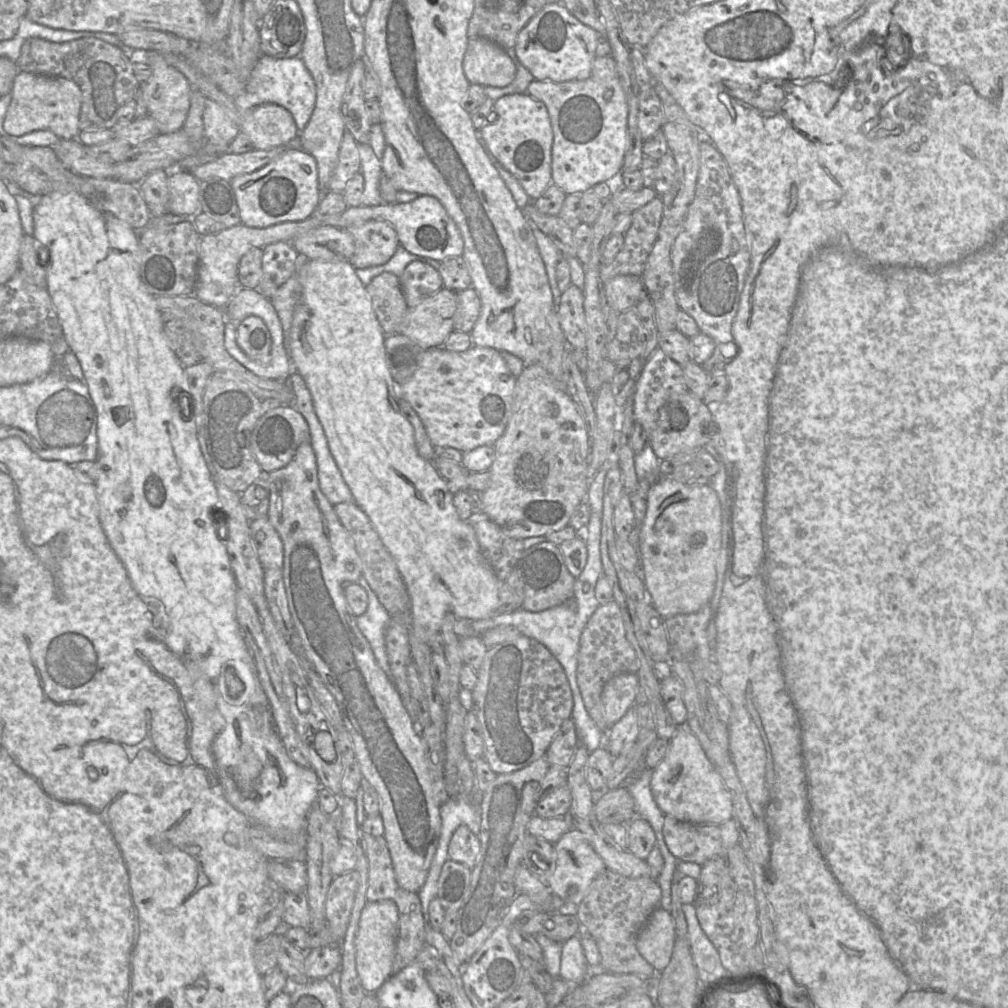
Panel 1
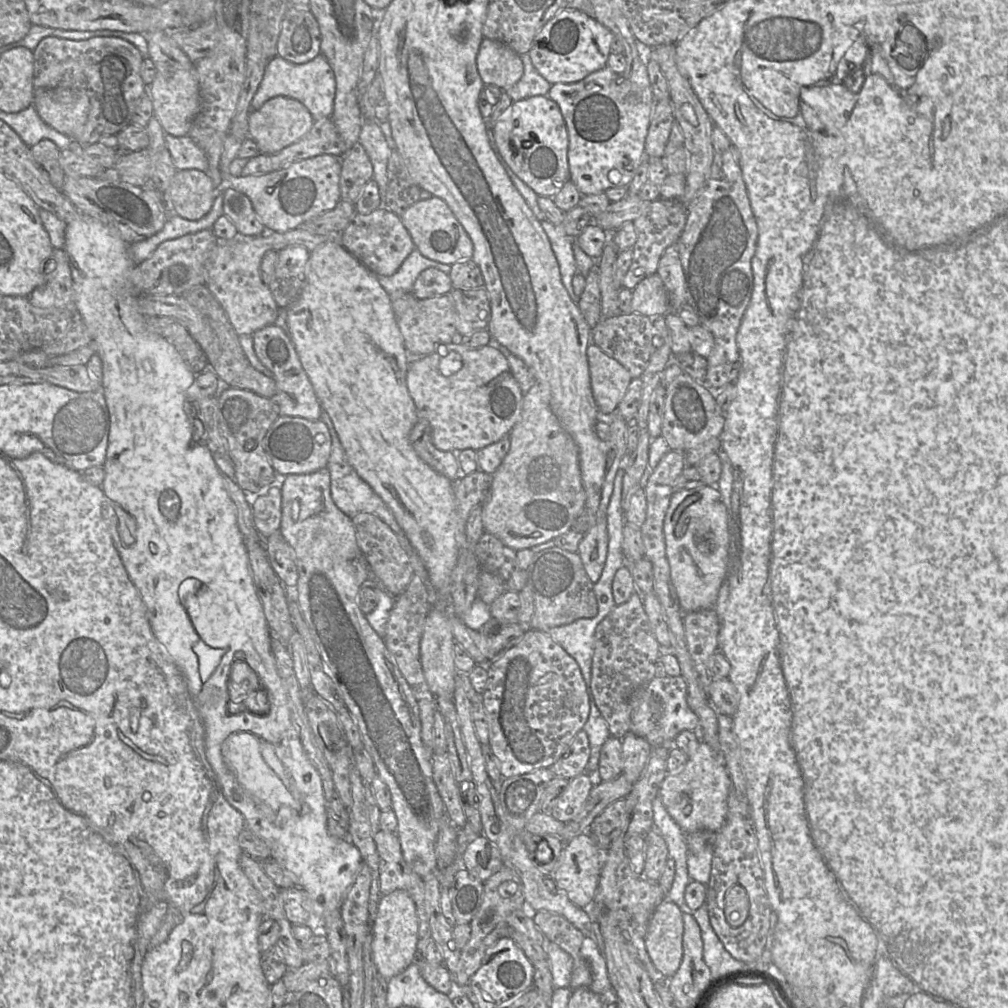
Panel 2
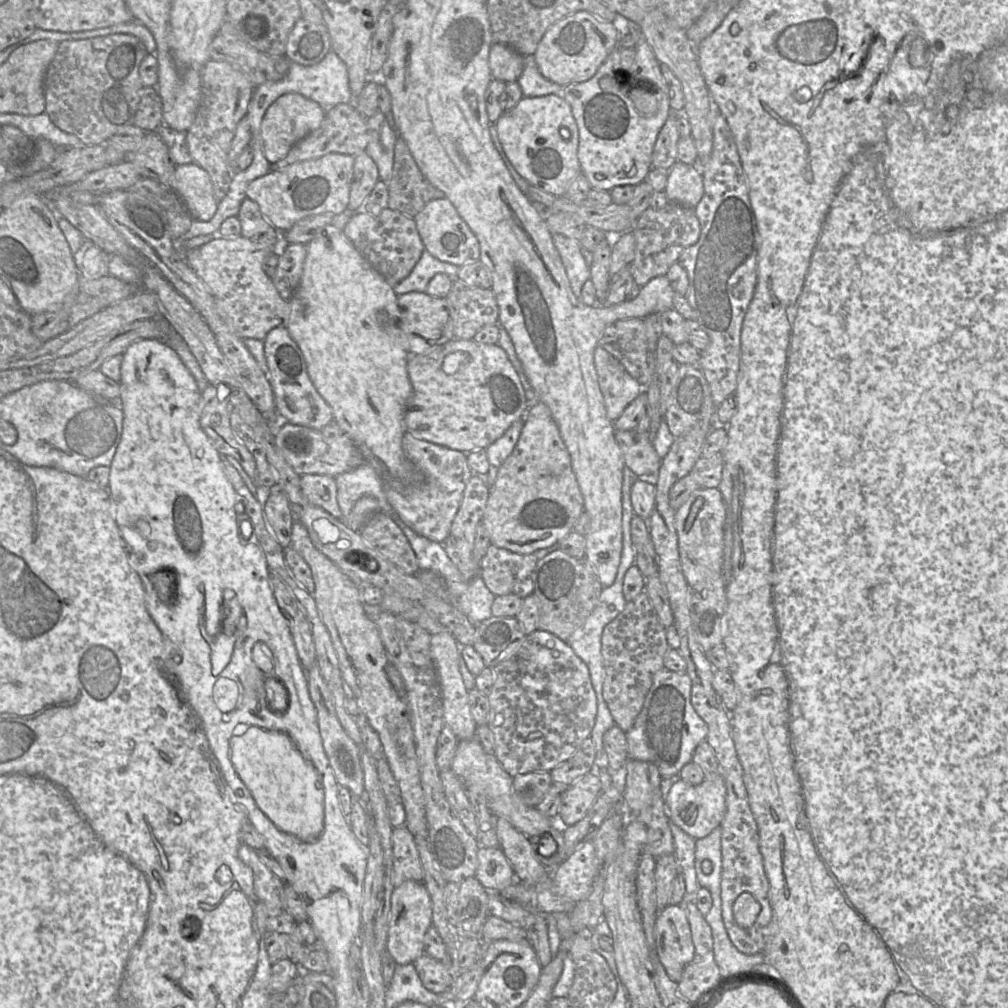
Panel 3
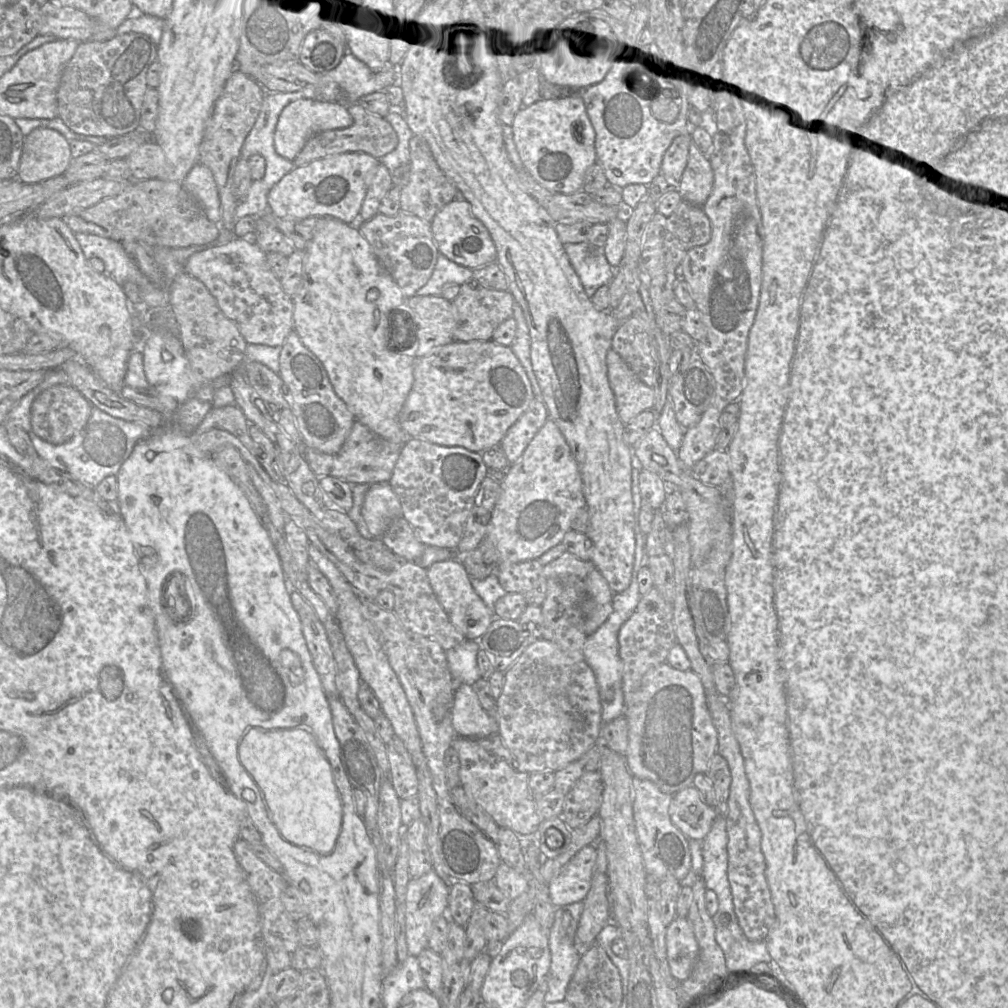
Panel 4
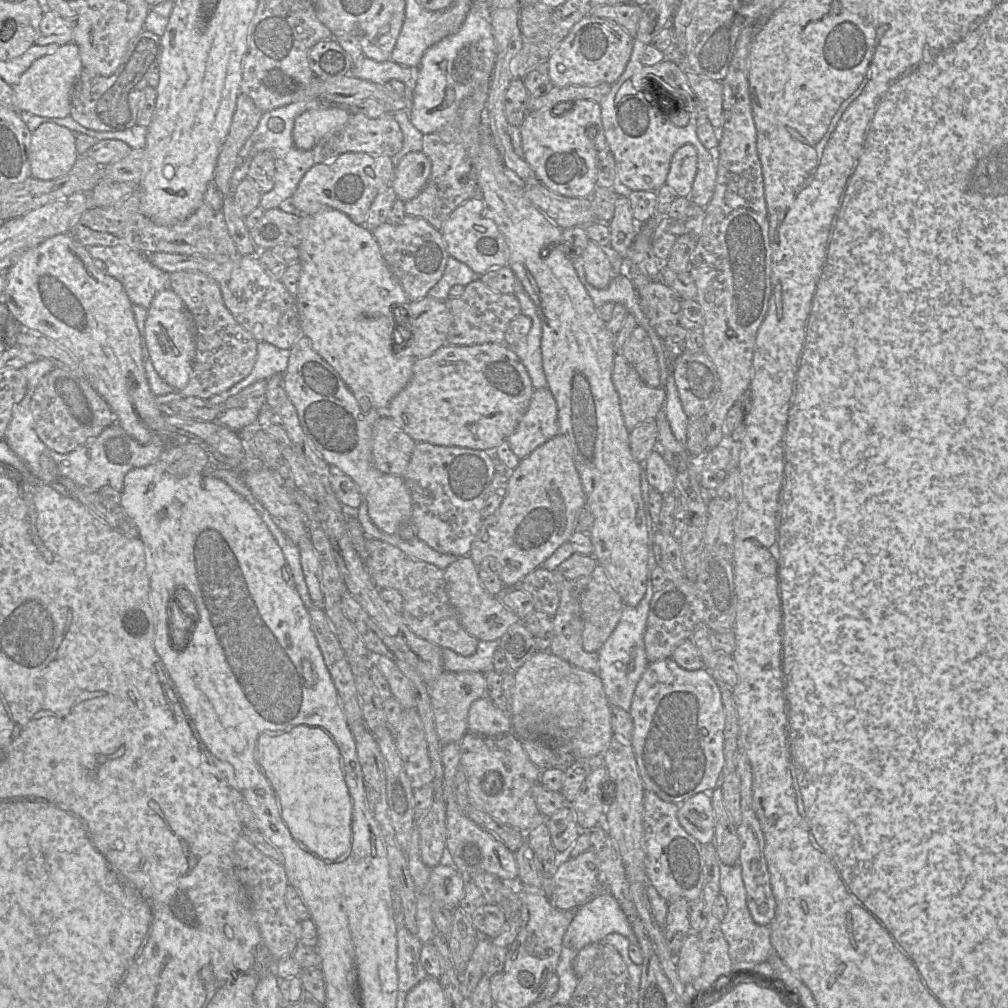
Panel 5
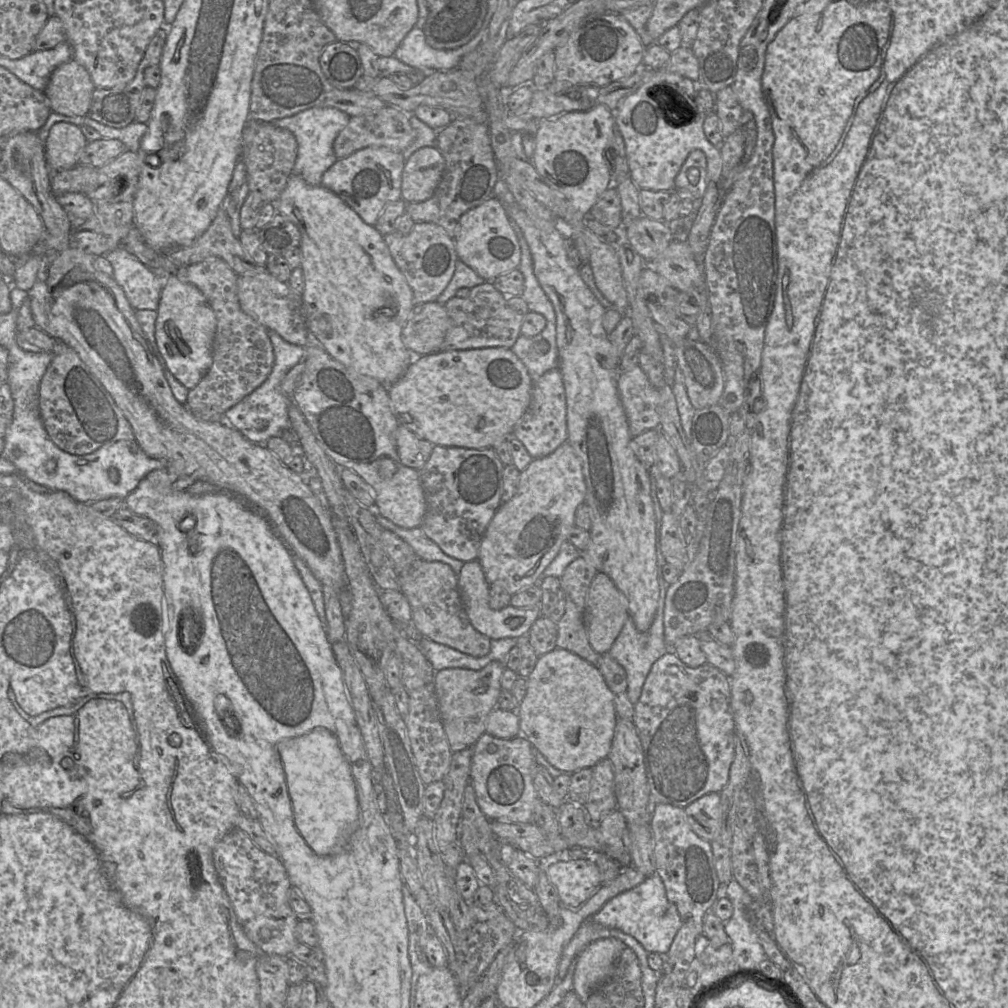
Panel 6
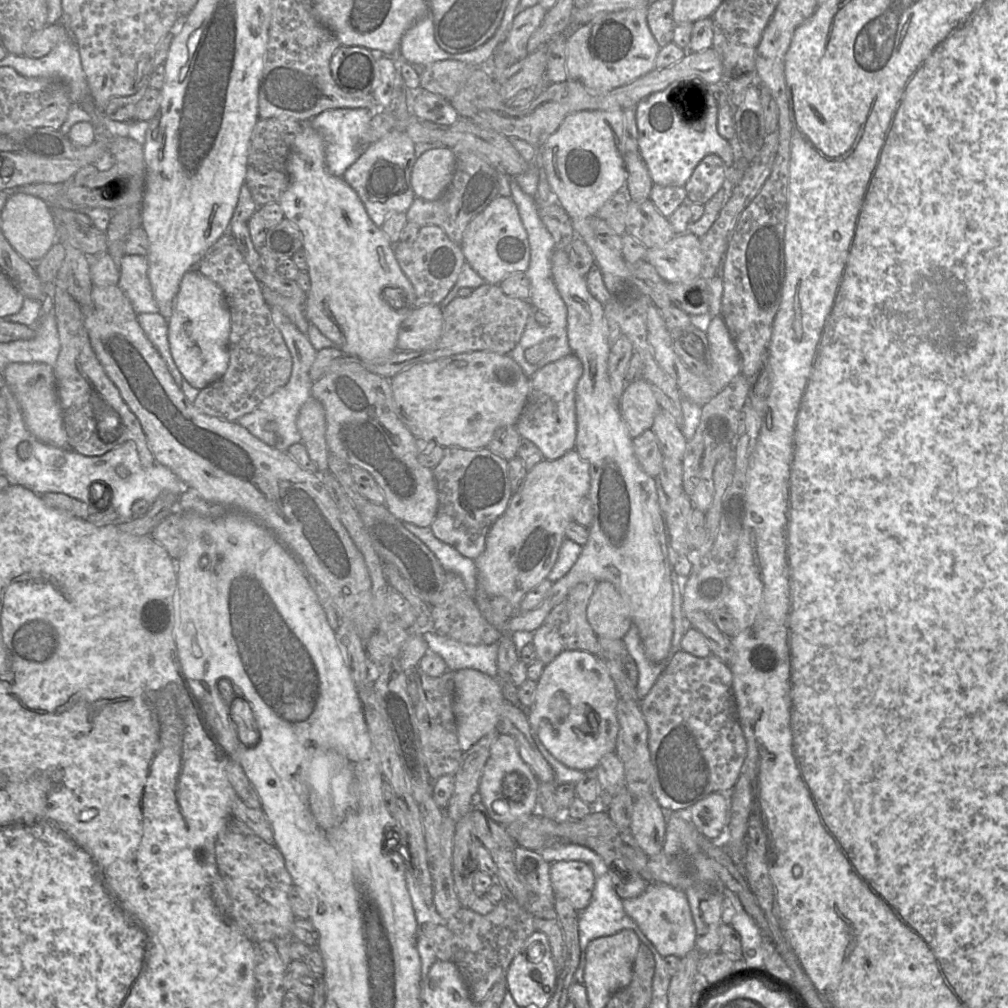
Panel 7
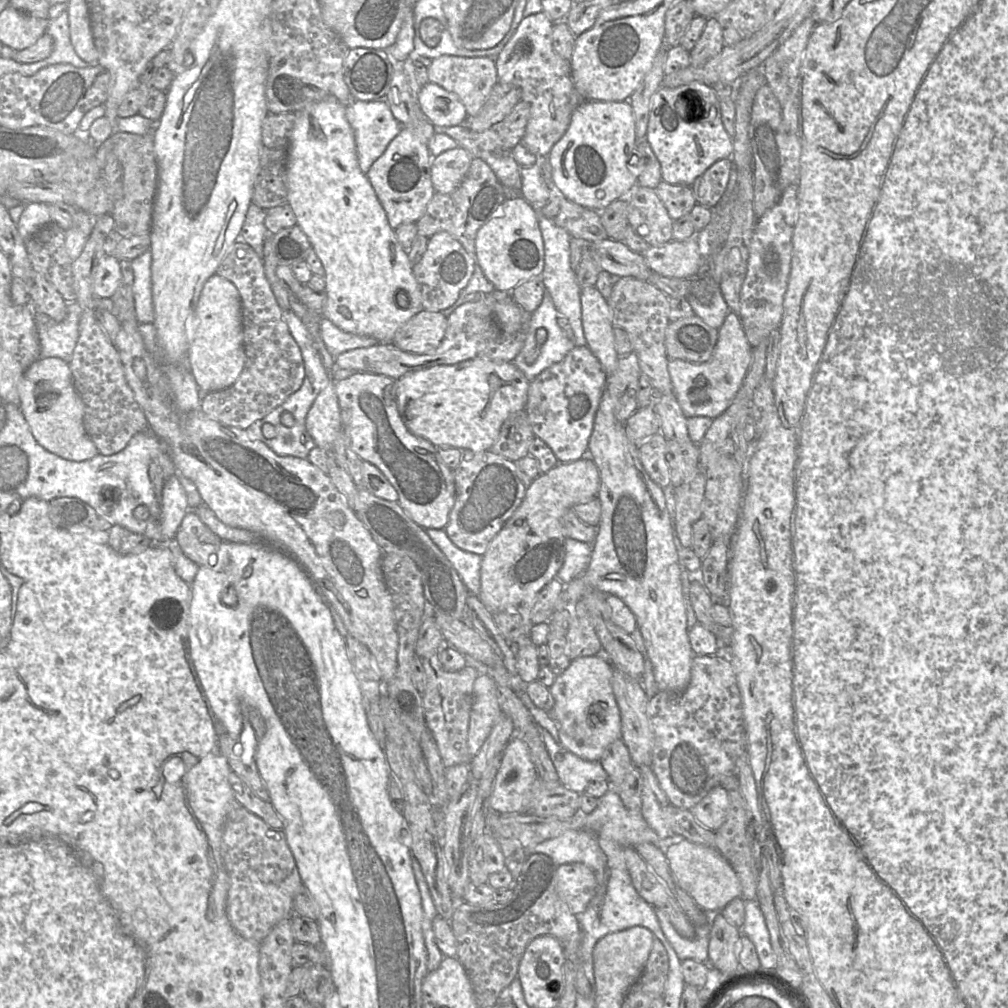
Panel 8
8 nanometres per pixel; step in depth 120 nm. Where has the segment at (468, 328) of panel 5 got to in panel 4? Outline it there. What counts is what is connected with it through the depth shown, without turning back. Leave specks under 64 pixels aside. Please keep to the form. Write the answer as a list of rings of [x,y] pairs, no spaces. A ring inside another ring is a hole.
[[[472,278],[460,285],[458,295],[451,302],[456,313],[455,341],[492,340],[495,329],[513,317],[514,299],[509,291],[486,288]]]

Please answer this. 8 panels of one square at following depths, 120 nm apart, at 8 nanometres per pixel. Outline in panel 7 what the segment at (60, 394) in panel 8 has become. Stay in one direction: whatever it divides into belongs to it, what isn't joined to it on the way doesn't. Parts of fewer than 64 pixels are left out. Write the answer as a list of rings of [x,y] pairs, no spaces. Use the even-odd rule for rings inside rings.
[[[13,363],[5,368],[3,377],[20,406],[26,427],[33,436],[57,448],[70,449],[53,366],[45,363]]]

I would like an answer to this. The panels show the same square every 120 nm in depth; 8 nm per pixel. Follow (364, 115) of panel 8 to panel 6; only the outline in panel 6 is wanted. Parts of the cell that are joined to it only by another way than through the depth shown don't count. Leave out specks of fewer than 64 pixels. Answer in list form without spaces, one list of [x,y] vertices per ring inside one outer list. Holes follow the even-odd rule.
[[[314,107],[276,120],[273,124],[291,131],[297,141],[298,150],[293,174],[301,176],[310,185],[320,185],[323,173],[338,160],[333,150],[333,143],[350,118],[337,108]]]

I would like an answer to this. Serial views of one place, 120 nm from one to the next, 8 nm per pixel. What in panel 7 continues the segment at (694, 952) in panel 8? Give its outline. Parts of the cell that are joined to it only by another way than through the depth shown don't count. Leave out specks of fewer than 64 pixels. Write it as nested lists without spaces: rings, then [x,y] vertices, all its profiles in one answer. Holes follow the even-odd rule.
[[[649,883],[640,896],[624,899],[623,908],[661,956],[682,958],[696,949],[695,924],[683,891],[663,883]]]

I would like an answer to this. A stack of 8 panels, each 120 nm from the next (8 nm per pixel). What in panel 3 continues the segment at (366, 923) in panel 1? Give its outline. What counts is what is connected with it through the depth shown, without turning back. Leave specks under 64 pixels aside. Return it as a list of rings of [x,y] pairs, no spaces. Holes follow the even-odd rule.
[[[409,880],[394,890],[386,950],[398,965],[414,963],[424,954],[424,939],[432,926],[432,916],[432,900],[423,882]]]

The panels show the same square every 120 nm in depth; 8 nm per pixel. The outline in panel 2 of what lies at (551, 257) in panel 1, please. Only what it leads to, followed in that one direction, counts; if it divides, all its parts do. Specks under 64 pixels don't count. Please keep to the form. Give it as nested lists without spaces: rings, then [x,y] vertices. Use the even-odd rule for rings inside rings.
[[[547,220],[539,222],[549,239],[551,248],[557,259],[562,283],[571,299],[577,303],[577,296],[574,294],[572,286],[573,276],[578,273],[573,253],[573,241],[575,239],[565,234],[563,226],[555,227]]]

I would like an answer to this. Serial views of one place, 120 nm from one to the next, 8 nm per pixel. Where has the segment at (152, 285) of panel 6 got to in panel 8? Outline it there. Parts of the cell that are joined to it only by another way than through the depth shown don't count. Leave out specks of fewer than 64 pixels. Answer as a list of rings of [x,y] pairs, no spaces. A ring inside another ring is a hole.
[[[149,249],[131,260],[134,273],[133,297],[139,323],[154,323],[151,264],[152,254]]]

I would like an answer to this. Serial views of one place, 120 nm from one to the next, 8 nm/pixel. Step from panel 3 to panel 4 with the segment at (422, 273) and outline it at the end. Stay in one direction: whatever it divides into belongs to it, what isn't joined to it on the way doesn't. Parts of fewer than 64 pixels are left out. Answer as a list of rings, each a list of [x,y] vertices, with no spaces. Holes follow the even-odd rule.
[[[439,252],[433,273],[428,282],[420,288],[416,295],[441,296],[443,285],[456,283],[462,285],[472,278],[473,270],[461,266],[442,255]]]

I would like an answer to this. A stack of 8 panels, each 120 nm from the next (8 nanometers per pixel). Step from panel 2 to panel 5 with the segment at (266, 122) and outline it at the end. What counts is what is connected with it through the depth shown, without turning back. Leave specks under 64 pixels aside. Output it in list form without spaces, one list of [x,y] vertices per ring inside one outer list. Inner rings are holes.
[[[338,105],[304,111],[294,122],[294,145],[298,149],[312,149],[325,134],[345,124],[350,115],[344,107]]]

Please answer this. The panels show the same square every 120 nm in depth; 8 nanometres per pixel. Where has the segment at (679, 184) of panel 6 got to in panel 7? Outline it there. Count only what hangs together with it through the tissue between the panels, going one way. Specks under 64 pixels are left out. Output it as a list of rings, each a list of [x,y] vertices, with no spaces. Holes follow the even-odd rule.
[[[705,156],[684,186],[687,202],[706,204],[722,187],[727,176],[727,169],[719,156]]]

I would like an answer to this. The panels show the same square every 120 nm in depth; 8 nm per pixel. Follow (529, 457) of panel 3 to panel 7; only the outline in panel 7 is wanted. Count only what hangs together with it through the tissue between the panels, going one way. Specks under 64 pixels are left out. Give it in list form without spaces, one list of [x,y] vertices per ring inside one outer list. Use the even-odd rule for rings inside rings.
[[[575,449],[556,460],[544,459],[528,470],[504,514],[490,528],[484,551],[475,560],[479,585],[489,597],[504,596],[514,611],[520,611],[525,594],[547,579],[556,563],[566,528],[578,506],[588,498],[590,482],[590,466]]]

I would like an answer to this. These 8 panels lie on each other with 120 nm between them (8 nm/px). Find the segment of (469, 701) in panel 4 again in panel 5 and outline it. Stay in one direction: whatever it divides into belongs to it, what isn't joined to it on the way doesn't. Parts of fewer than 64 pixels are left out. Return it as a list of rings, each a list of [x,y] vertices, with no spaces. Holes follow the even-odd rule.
[[[480,698],[471,705],[467,718],[468,732],[486,737],[497,737],[512,732],[512,719],[508,711]]]

